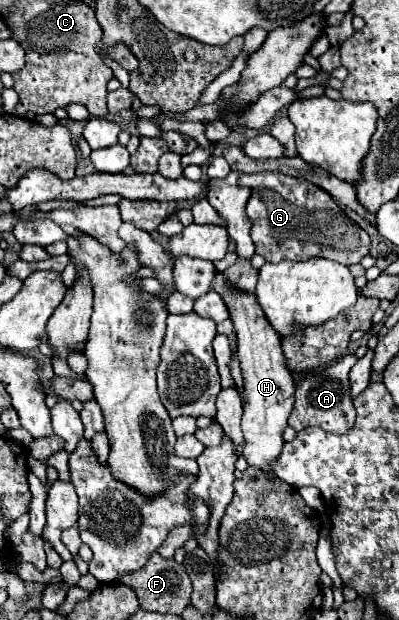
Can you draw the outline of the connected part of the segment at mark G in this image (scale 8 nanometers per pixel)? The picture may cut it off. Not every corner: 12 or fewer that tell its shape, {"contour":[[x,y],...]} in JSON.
{"contour":[[242,174],[256,254],[358,264],[370,236],[332,196]]}

